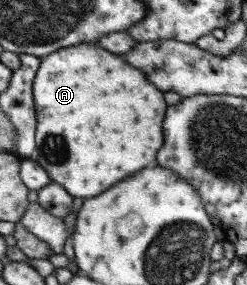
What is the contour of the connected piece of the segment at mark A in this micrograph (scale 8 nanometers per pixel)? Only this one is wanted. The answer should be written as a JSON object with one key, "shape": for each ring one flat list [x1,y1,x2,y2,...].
{"shape":[[97,43,73,45,43,57,33,81,33,105,37,118,37,155,33,159,74,198,95,197,135,171,151,167,163,145,163,115,167,109,163,93,139,69]]}

